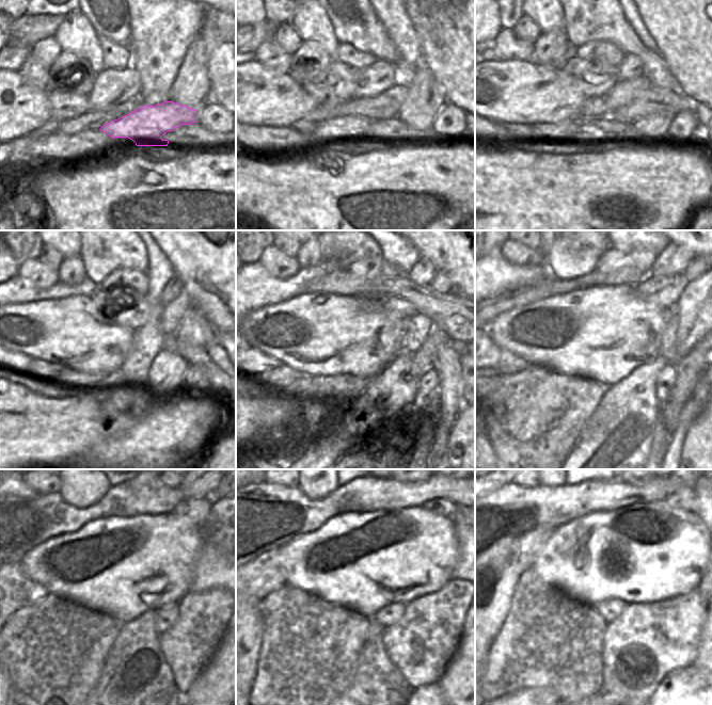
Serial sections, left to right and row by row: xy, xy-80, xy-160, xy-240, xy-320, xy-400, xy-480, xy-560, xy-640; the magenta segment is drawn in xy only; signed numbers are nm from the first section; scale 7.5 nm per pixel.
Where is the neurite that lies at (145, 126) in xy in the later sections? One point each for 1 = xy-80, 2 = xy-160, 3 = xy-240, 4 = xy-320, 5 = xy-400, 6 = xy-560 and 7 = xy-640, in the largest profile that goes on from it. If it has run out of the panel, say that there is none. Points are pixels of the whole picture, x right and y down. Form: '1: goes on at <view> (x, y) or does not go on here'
1: goes on at xy-80 (341, 128)
2: goes on at xy-160 (564, 130)
3: goes on at xy-240 (20, 363)
4: goes on at xy-320 (257, 361)
5: goes on at xy-400 (496, 350)
6: does not go on here
7: does not go on here

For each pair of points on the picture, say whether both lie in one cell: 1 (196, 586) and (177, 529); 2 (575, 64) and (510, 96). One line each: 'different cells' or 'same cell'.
1: different cells
2: different cells

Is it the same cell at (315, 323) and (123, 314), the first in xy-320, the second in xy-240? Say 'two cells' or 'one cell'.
two cells

